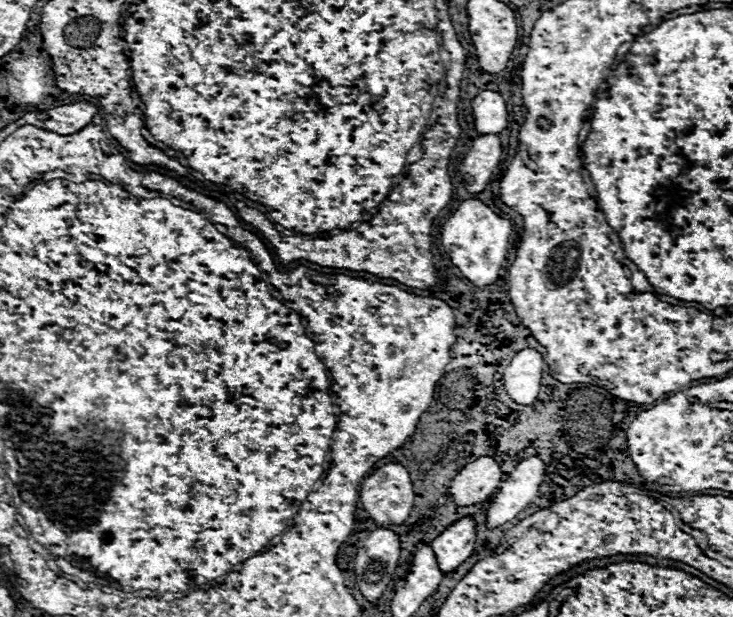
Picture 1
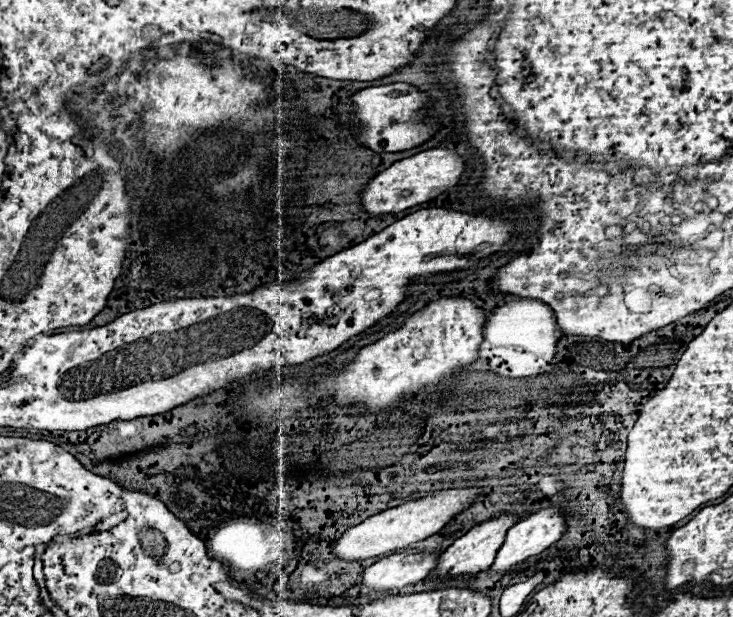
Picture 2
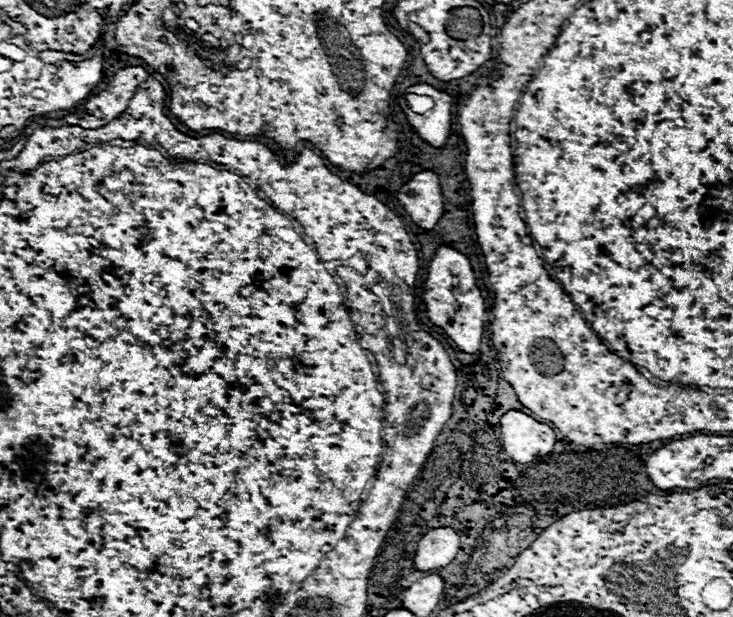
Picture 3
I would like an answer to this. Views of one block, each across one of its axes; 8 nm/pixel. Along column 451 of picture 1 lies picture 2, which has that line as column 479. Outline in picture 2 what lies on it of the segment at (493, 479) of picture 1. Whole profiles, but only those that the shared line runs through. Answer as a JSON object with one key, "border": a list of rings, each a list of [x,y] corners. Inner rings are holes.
{"border":[[[456,486],[456,488],[434,492],[426,498],[414,500],[414,502],[400,504],[396,508],[388,508],[388,510],[374,514],[374,516],[366,518],[364,522],[348,528],[332,544],[332,554],[336,554],[340,560],[346,560],[346,562],[360,562],[360,560],[368,560],[374,556],[386,556],[396,550],[404,550],[408,544],[420,542],[420,540],[436,534],[450,518],[460,514],[464,508],[468,508],[478,498],[480,492],[482,492],[482,486],[464,486],[464,488]]]}

